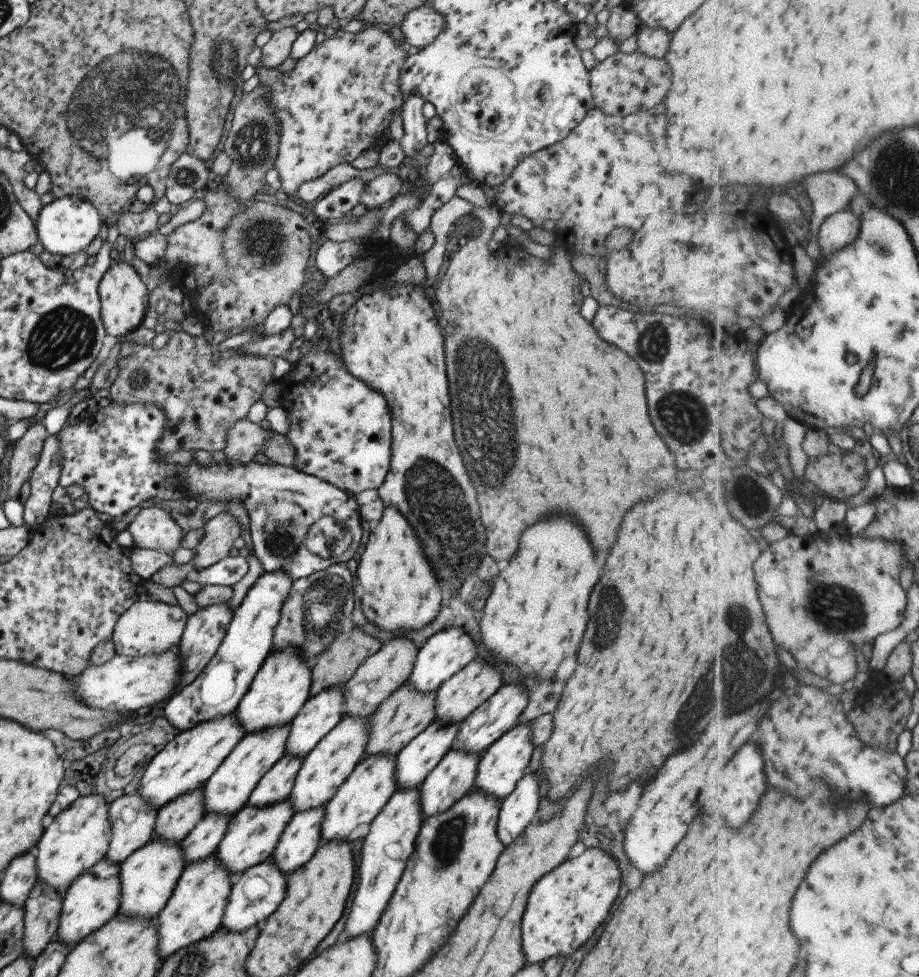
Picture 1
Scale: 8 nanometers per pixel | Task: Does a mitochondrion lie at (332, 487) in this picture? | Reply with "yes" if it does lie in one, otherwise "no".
no

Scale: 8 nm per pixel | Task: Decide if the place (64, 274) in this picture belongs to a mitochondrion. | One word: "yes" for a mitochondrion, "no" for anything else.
no

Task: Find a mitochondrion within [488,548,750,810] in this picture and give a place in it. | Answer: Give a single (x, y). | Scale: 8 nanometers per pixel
(606, 608)

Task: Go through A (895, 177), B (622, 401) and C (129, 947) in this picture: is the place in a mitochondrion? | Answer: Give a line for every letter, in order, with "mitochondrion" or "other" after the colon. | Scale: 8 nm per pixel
A: mitochondrion
B: other
C: other

